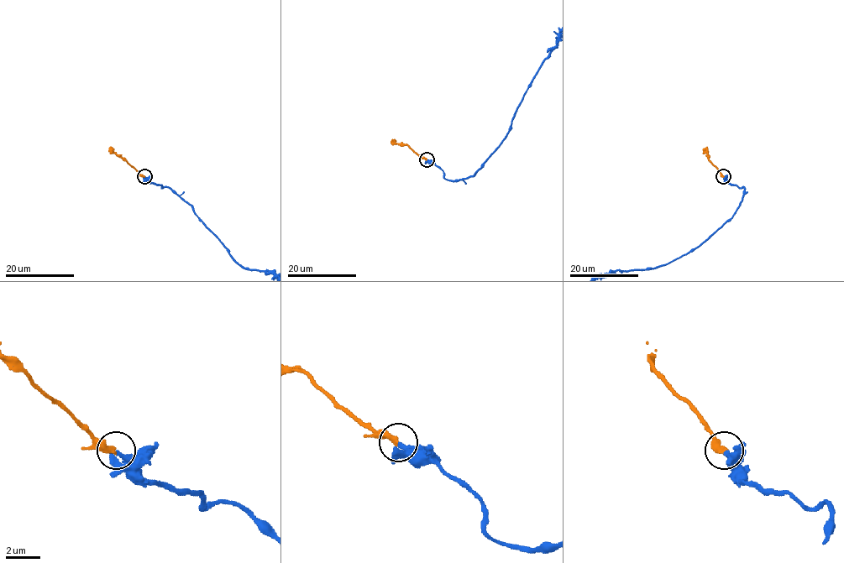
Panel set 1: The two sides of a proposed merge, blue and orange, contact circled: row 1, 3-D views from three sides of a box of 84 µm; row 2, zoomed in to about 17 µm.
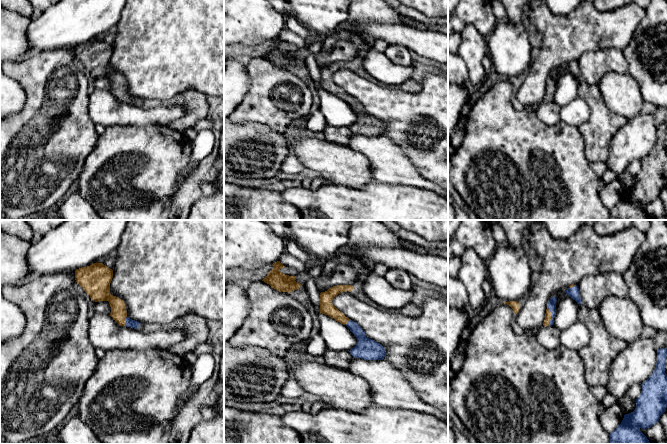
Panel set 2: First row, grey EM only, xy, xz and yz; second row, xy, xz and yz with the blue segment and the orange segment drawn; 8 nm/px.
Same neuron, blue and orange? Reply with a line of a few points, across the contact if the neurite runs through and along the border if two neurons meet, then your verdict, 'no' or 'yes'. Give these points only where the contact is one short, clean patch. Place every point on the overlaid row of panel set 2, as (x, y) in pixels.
line yz (552, 302), (551, 314), (547, 319); yes

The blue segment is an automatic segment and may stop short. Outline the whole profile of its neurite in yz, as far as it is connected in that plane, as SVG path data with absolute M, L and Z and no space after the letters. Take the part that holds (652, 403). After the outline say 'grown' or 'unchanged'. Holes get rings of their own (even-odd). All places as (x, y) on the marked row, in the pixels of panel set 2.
M667 349L657 350L656 368L641 384L642 391L636 399L636 408L625 414L620 425L610 433L610 444L650 444L640 431L657 423L667 408L667 375L665 364Z; unchanged

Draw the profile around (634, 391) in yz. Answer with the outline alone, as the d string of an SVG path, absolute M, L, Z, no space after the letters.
M633 384L628 391L626 392L625 396L630 398L630 399L637 399L642 391L642 386L641 384Z

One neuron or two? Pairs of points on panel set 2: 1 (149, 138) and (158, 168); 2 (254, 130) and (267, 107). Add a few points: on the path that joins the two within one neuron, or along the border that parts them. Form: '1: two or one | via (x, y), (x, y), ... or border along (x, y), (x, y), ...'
1: one | via (149, 145), (149, 159), (151, 161)
2: two | border along (235, 122), (257, 122), (280, 132)

